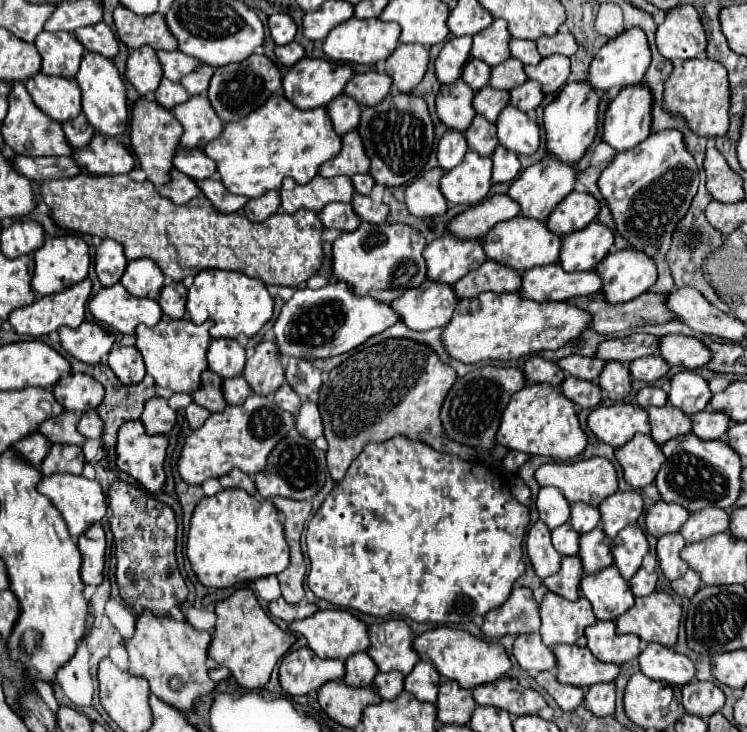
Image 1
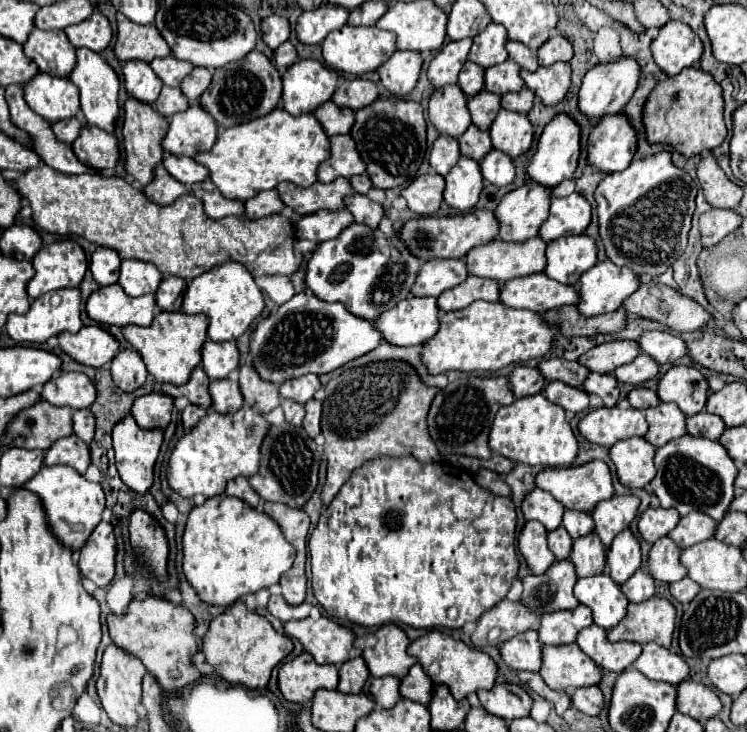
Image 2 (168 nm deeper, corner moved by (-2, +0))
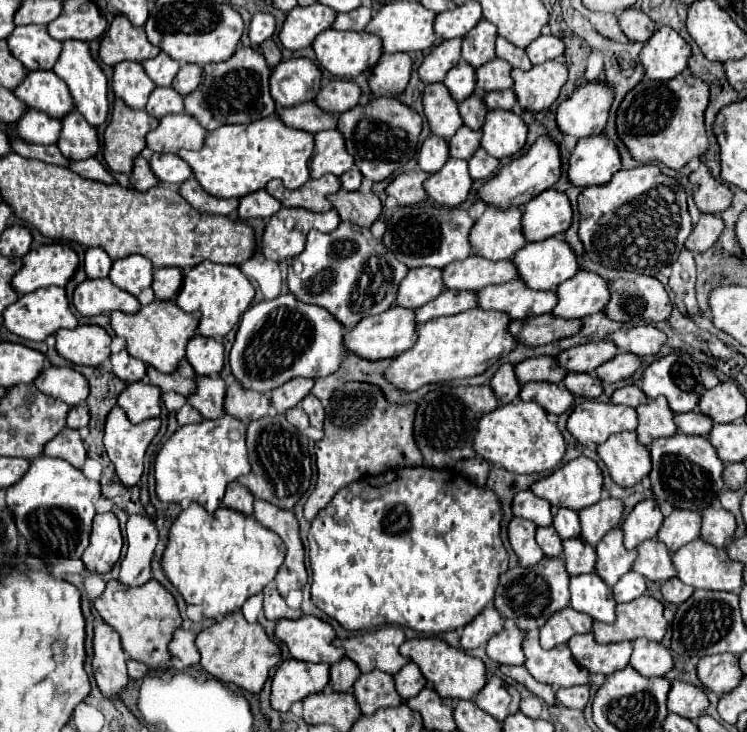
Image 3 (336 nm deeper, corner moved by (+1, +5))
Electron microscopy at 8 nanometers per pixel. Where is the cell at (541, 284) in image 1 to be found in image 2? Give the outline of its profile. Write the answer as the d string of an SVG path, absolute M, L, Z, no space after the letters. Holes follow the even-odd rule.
M542 272L514 278L502 284L500 302L514 308L528 308L534 312L546 312L554 306L576 304L580 294L574 286L564 286Z

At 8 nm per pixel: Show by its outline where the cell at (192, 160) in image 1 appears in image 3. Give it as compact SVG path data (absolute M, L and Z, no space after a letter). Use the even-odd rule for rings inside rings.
M153 153L149 159L149 165L151 165L153 175L161 183L181 185L183 181L187 181L191 177L185 161L181 161L181 157L171 155L171 153Z

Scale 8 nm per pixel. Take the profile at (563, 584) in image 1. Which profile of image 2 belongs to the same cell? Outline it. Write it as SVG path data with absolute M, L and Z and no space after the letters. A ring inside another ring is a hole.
M556 560L546 574L530 574L522 578L522 602L526 606L532 606L534 610L540 610L540 614L548 614L554 610L572 610L580 604L572 594L576 578L578 576L570 560Z

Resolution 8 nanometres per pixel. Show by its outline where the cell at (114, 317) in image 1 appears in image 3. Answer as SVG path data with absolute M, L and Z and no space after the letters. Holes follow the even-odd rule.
M85 279L73 291L73 305L81 315L93 317L101 313L137 313L141 303L131 293L117 289L109 279Z

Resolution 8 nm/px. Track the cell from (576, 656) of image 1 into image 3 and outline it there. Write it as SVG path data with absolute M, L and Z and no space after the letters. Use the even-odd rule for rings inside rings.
M529 633L523 639L523 653L527 659L527 671L541 683L547 683L551 687L573 687L587 683L589 673L585 673L585 669L573 661L567 645L557 645L555 649L545 651L541 649L537 635Z

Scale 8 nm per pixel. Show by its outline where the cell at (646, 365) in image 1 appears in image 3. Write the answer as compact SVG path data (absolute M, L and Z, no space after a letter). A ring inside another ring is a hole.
M617 353L613 359L601 363L595 373L603 383L615 383L621 379L629 379L639 369L639 357L633 353Z

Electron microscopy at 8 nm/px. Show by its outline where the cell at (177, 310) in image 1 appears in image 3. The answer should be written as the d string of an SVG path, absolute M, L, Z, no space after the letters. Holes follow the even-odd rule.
M163 267L163 269L155 269L153 275L153 291L155 291L155 299L175 299L179 293L183 281L183 273L177 267Z

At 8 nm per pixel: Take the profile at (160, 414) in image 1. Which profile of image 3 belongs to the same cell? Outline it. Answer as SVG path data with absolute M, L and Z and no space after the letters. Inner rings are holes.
M137 381L125 387L125 391L117 397L117 405L127 413L127 419L133 423L141 423L151 417L159 417L161 413L161 389L155 385Z

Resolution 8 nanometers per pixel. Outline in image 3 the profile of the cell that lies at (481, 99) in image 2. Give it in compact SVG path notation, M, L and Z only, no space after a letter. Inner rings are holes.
M471 95L459 103L459 115L463 119L463 125L467 125L473 131L481 129L483 121L485 121L485 113L487 113L485 103L479 95Z

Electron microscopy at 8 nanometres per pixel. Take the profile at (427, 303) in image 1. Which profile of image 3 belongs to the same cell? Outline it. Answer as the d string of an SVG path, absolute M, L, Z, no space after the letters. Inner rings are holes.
M387 309L385 313L377 317L365 317L365 321L359 321L353 329L349 329L343 337L343 345L351 355L357 355L367 361L381 361L381 359L393 359L405 349L409 349L417 339L417 323L413 317L413 311L409 309Z

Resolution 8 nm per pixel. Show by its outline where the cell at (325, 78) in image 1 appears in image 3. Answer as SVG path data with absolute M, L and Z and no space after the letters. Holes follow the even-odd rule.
M305 59L281 61L271 71L271 97L281 107L293 107L305 101L313 101L321 83L319 67Z

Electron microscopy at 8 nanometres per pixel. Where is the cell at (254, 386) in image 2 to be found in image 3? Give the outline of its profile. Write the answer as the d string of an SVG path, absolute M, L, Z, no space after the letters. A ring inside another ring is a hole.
M233 381L233 385L227 389L223 407L225 407L227 415L231 415L243 423L249 423L249 421L265 417L271 405L269 405L267 395L245 391L245 389L241 389L241 385L237 385L237 381Z

